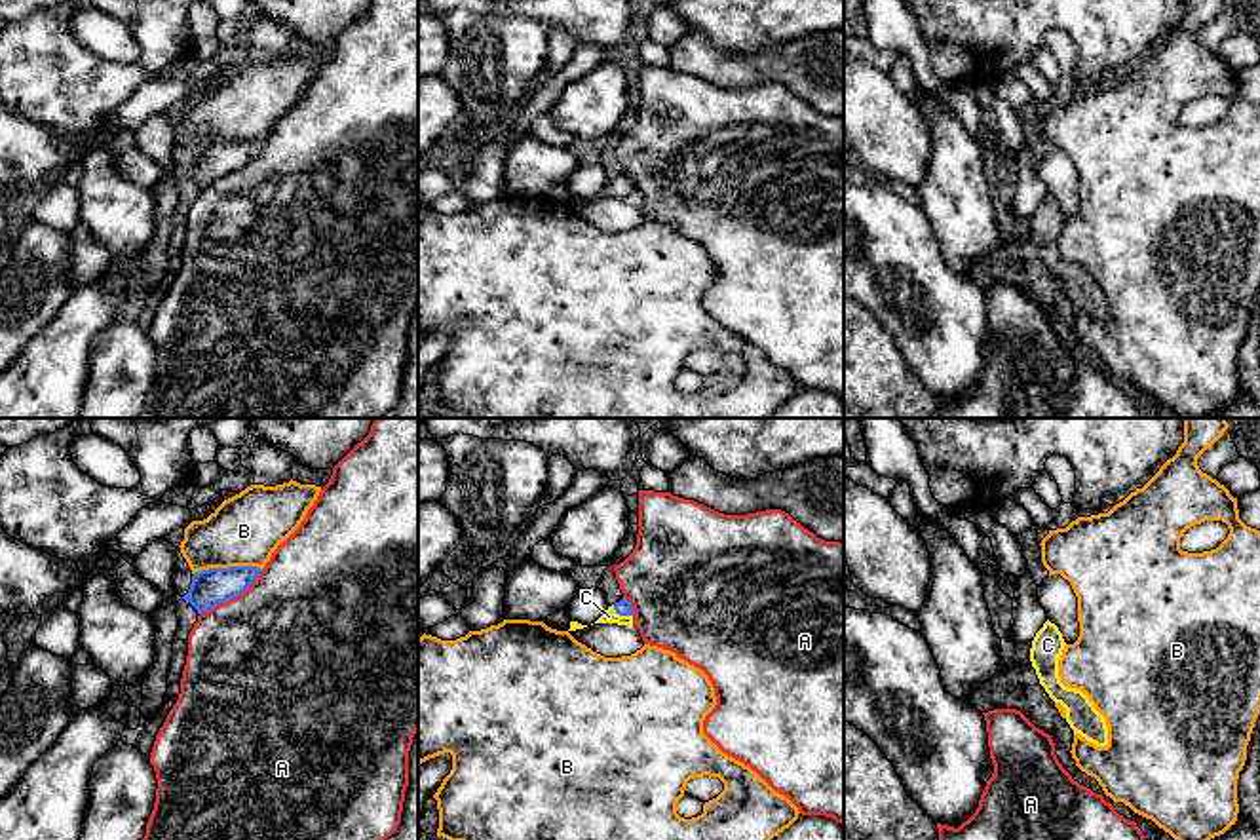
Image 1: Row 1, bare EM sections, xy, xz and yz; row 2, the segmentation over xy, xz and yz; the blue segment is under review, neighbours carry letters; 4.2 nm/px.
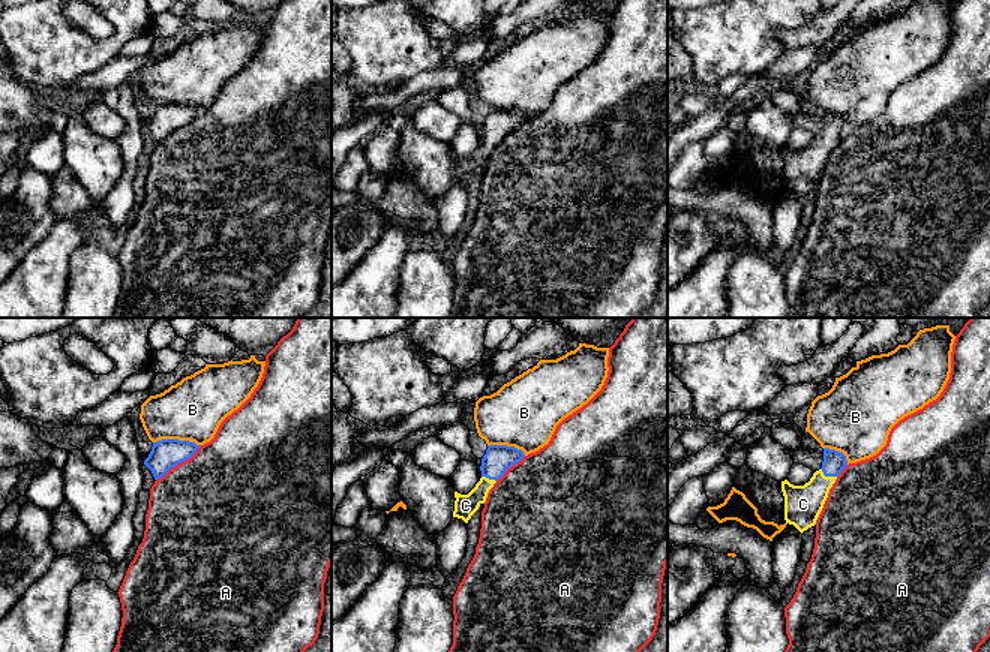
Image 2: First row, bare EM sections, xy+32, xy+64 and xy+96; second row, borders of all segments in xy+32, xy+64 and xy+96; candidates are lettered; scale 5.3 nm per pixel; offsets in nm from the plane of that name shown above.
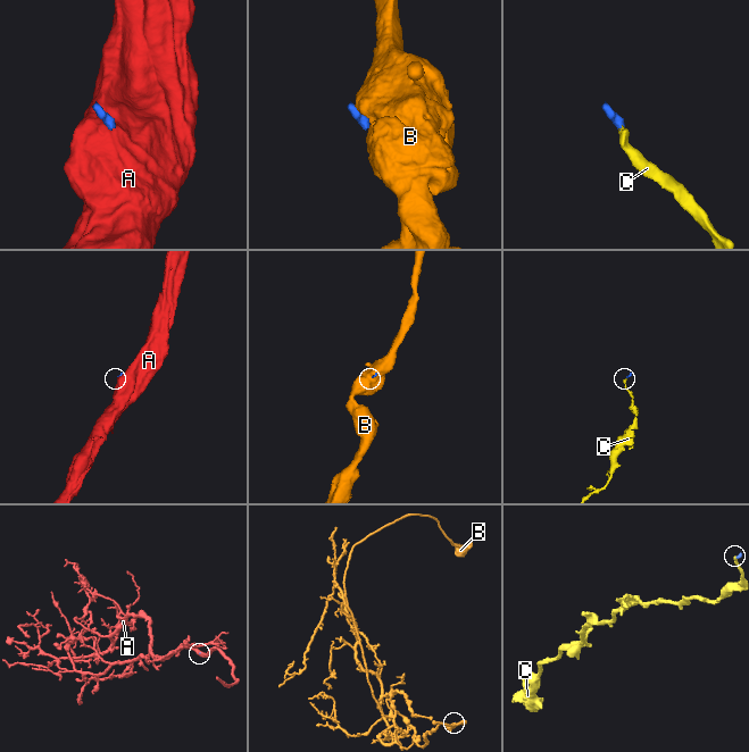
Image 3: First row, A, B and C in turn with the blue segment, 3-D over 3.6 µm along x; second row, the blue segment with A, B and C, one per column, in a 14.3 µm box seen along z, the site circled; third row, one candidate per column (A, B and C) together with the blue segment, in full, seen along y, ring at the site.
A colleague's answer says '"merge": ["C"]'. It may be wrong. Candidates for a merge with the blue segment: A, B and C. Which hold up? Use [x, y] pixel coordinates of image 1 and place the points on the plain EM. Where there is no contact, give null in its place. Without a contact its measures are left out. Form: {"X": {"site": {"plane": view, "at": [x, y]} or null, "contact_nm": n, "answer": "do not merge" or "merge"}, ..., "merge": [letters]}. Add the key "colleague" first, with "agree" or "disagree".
{"colleague": "agree", "A": {"site": {"plane": "xy", "at": [230, 171]}, "contact_nm": 320, "answer": "do not merge"}, "B": {"site": {"plane": "xy", "at": [227, 143]}, "contact_nm": 280, "answer": "do not merge"}, "C": {"site": {"plane": "xz", "at": [622, 189]}, "contact_nm": 100, "answer": "merge"}, "merge": ["C"]}

